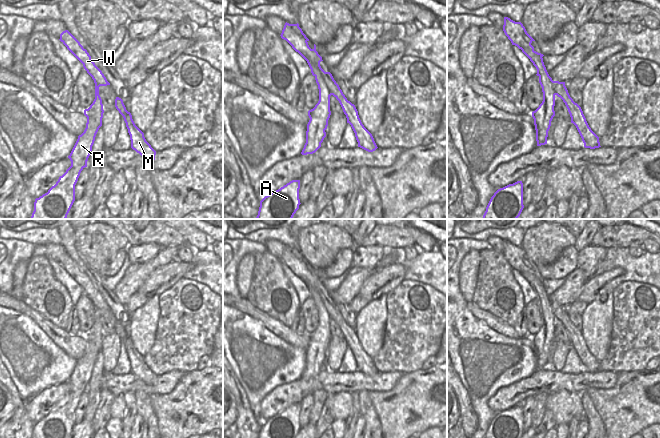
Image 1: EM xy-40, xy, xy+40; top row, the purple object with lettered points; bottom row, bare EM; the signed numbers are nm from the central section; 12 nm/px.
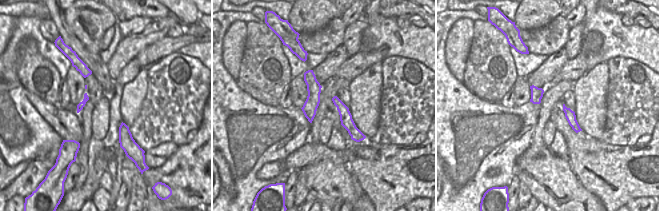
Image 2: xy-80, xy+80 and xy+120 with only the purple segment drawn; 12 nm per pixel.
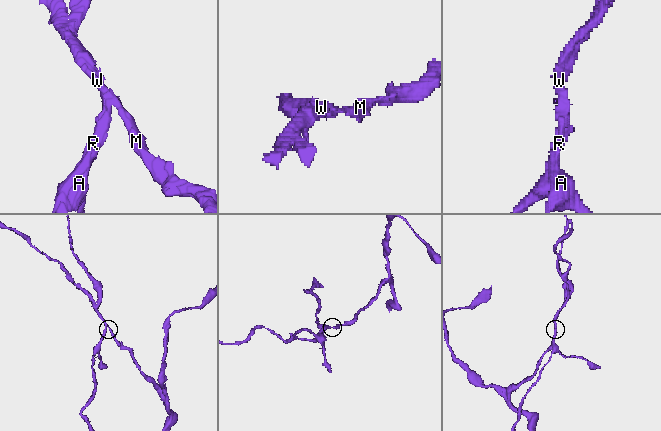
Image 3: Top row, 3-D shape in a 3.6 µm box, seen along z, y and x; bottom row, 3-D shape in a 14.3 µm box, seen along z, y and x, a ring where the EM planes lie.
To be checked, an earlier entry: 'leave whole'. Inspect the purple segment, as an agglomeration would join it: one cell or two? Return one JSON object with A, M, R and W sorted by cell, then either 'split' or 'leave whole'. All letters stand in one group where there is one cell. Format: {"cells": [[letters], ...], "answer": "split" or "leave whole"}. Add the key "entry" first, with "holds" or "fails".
{"entry": "fails", "cells": [["A", "R"], ["M", "W"]], "answer": "split"}

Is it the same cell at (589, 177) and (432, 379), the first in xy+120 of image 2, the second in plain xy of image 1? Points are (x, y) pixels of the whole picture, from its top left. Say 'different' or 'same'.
same

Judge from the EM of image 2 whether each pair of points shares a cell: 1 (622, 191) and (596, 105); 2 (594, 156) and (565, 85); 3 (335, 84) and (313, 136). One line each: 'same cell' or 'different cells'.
1: different cells
2: different cells
3: same cell

